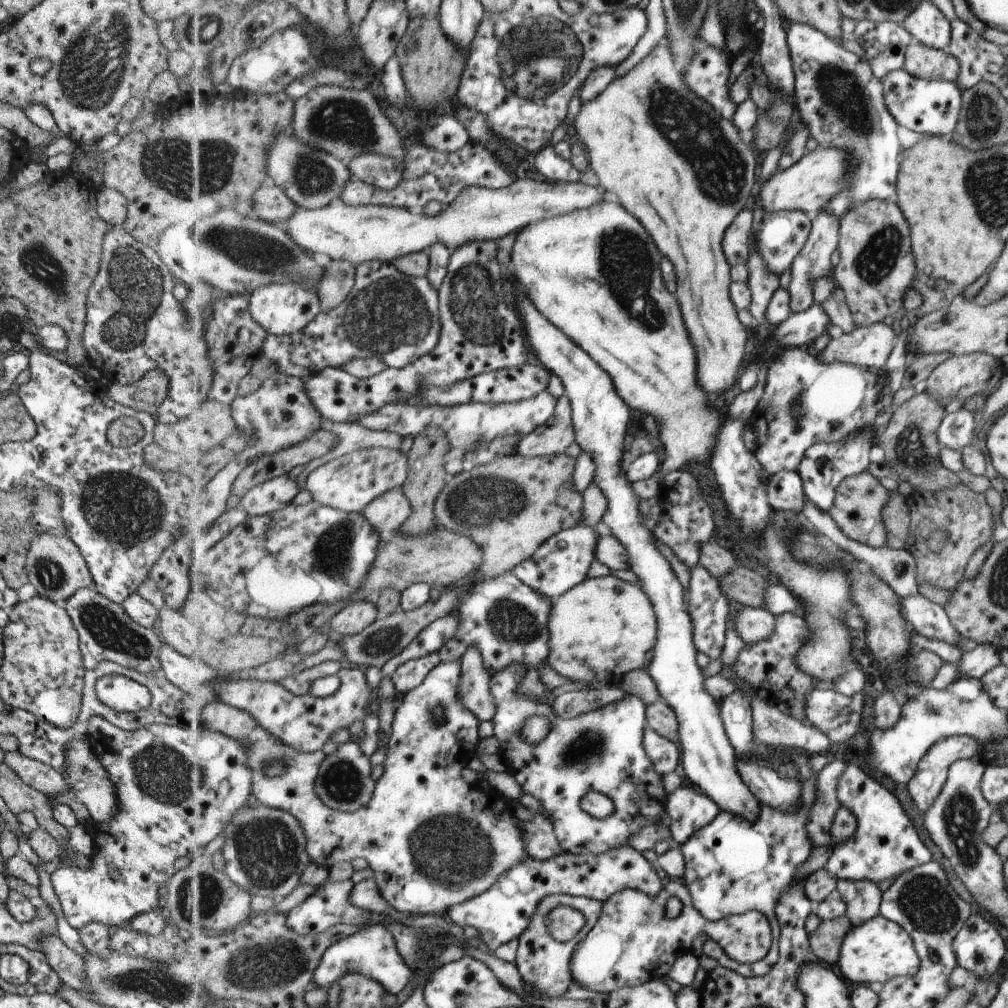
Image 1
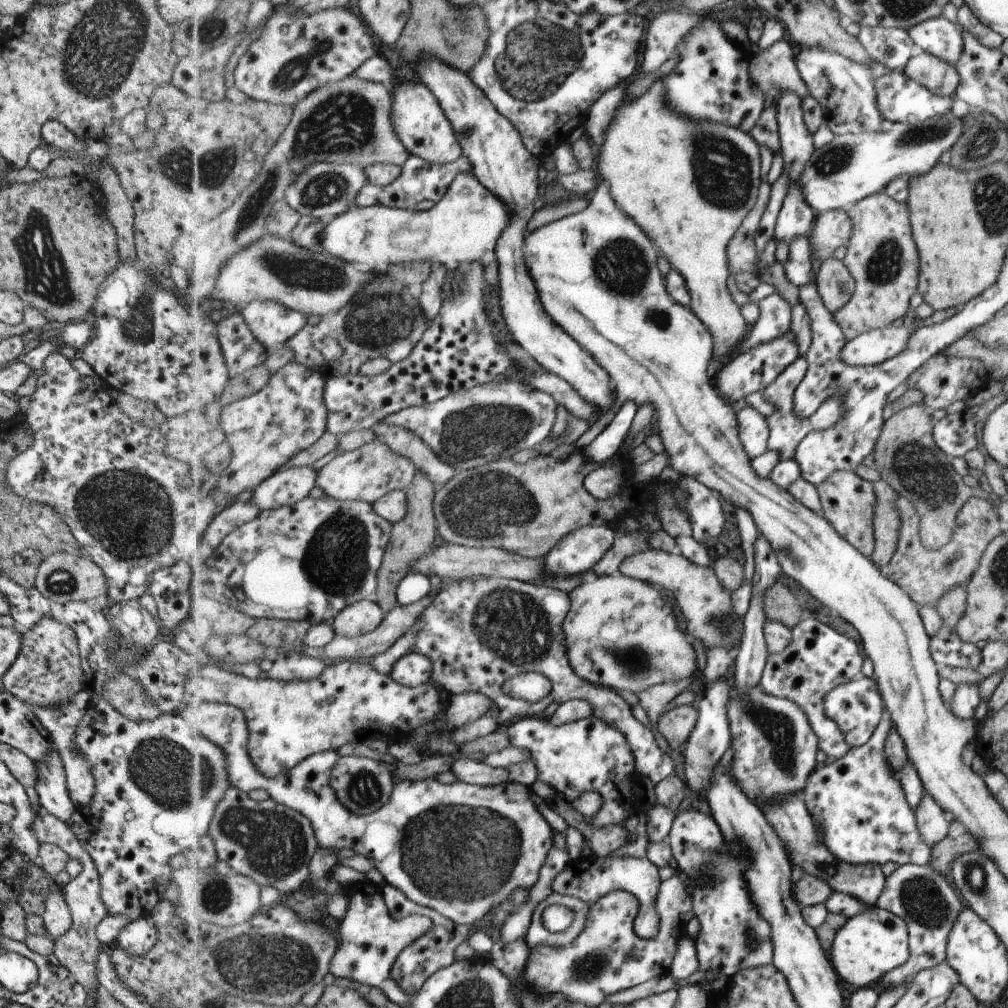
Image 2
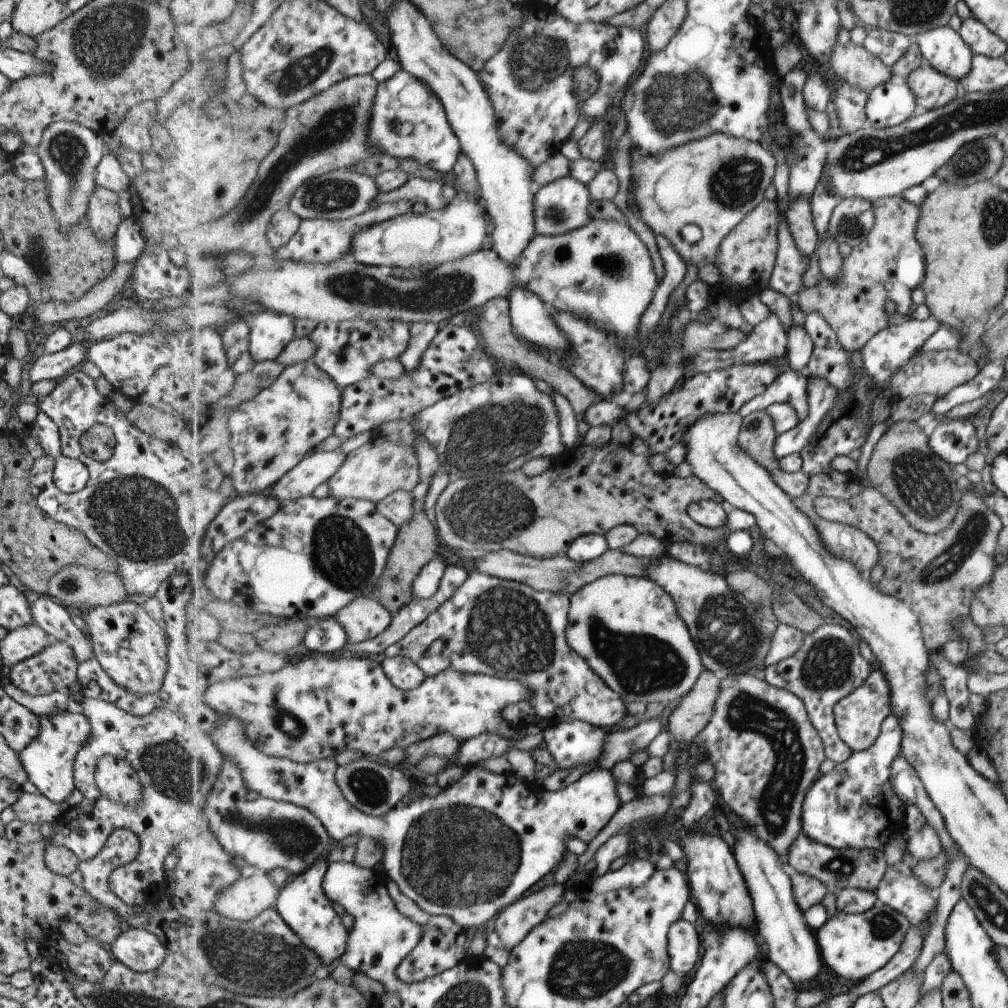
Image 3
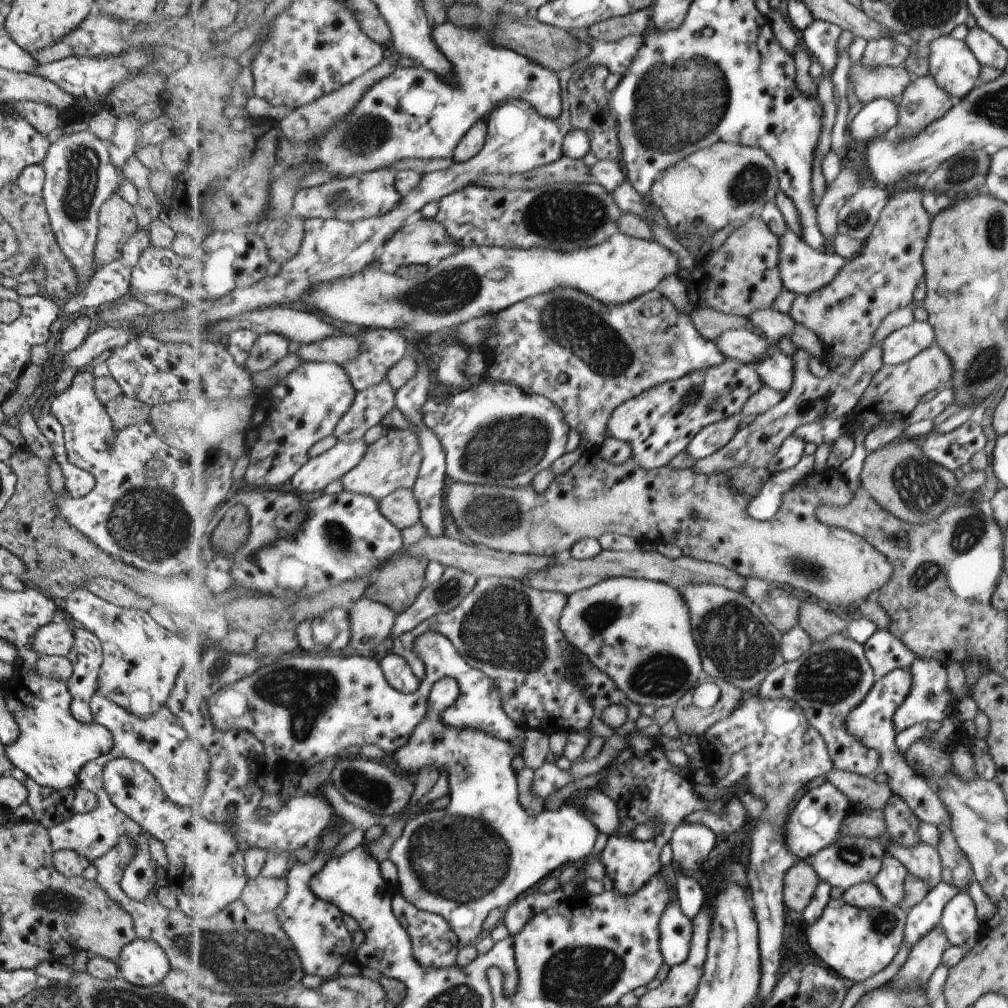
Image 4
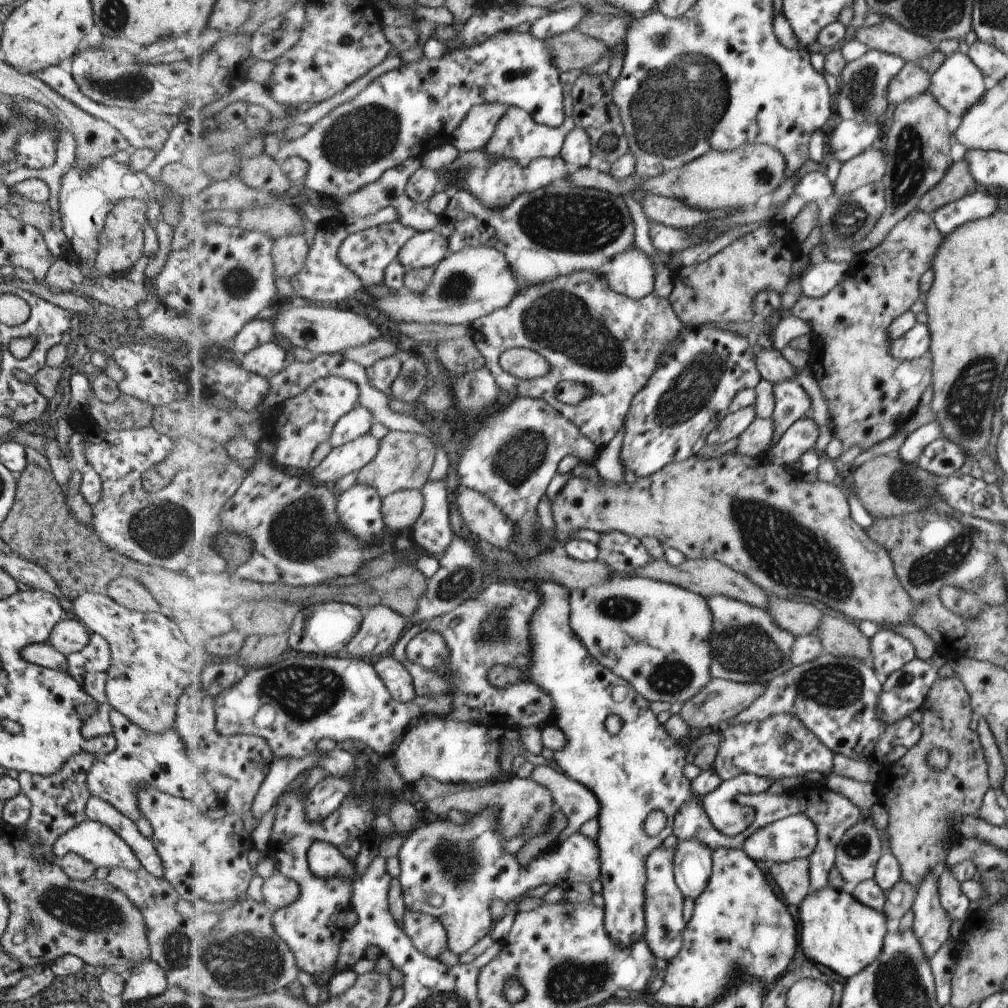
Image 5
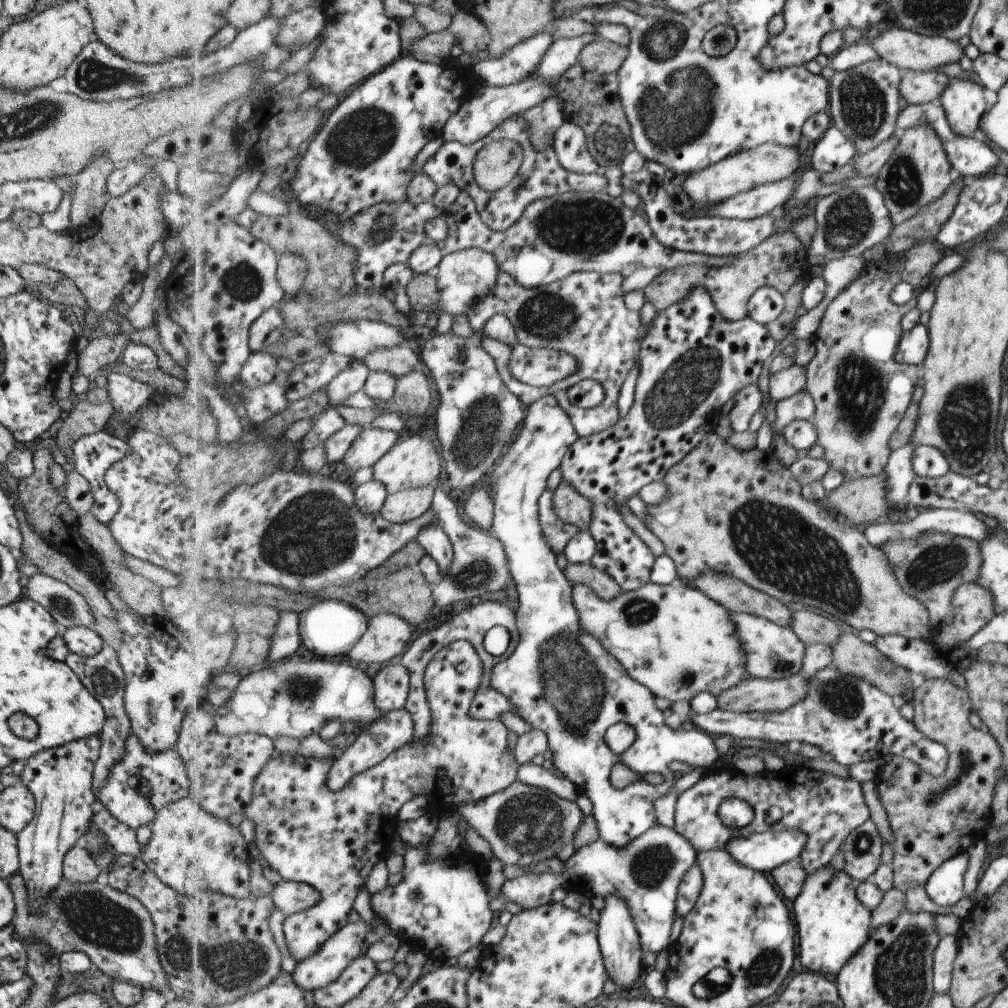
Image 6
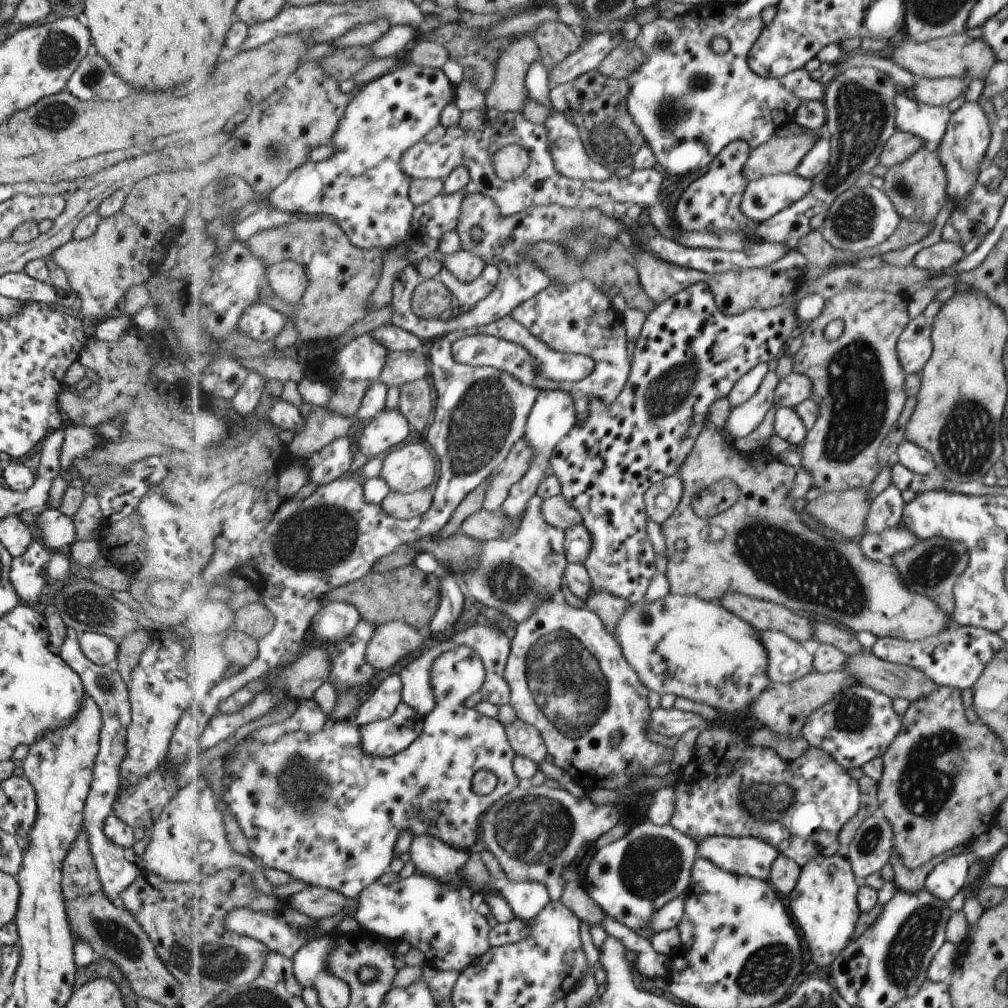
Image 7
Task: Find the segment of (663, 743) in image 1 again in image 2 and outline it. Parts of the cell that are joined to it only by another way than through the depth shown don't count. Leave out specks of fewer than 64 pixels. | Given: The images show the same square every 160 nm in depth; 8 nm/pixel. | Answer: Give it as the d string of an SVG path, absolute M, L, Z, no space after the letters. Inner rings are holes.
M479 577L452 581L445 586L410 632L401 637L391 648L371 660L371 664L383 674L390 674L394 664L405 655L421 653L434 663L432 678L443 689L453 695L468 691L484 693L492 698L496 707L495 720L502 722L525 717L541 717L549 702L563 703L579 699L590 702L593 716L626 735L636 758L639 775L661 782L675 774L675 763L657 742L653 730L640 721L615 689L595 685L581 678L571 666L567 654L564 623L572 607L572 598L565 591L534 585L515 579ZM541 673L551 680L553 688L548 698L530 703L502 695L503 683L514 675Z

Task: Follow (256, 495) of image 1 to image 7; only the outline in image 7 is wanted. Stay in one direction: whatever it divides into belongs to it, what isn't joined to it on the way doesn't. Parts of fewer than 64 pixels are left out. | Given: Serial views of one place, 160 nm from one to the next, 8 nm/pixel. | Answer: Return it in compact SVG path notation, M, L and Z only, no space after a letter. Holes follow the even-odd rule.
M400 408L384 411L362 430L362 435L358 437L358 451L371 459L385 457L410 440L412 431Z

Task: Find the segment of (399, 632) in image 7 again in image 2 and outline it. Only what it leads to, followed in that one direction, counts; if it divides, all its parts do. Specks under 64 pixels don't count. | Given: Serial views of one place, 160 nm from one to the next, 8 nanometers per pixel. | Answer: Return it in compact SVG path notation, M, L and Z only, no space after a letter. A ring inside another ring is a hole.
M359 601L342 610L331 624L342 637L361 637L378 629L385 618L379 603Z

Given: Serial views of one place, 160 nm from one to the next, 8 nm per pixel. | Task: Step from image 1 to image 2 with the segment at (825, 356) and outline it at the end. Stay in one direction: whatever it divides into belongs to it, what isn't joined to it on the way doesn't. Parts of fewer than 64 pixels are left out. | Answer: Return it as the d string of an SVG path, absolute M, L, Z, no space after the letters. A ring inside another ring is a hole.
M933 311L926 319L910 326L891 324L860 334L845 345L842 359L850 365L881 365L906 348L915 328L947 320L955 311Z

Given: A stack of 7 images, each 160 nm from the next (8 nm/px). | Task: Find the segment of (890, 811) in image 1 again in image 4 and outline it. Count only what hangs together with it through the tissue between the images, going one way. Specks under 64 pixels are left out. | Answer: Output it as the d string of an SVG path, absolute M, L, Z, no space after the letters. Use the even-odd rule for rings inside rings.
M915 658L908 669L911 675L911 686L905 700L893 713L892 723L895 732L913 726L917 722L925 722L925 720L929 722L945 720L952 714L953 702L955 702L946 683L946 668L940 662L933 659ZM825 783L816 789L811 789L799 797L793 810L786 820L786 835L784 841L787 848L800 859L809 859L818 852L832 845L839 836L839 828L847 816L849 798L834 784Z

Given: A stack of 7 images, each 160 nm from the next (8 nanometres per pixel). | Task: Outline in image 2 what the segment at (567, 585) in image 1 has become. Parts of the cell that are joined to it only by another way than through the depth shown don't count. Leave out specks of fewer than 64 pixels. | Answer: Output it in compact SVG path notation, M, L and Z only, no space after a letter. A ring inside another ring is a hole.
M587 525L558 542L545 557L548 573L572 577L593 572L613 546L615 530L607 525Z

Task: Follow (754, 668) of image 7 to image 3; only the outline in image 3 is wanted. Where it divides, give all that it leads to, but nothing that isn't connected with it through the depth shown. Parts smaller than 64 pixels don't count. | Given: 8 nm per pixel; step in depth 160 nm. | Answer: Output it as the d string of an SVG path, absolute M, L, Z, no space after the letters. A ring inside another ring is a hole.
M607 575L592 582L590 585L584 586L578 593L570 595L570 601L570 618L566 630L568 642L580 655L583 655L583 658L587 659L587 662L590 662L595 672L598 672L603 677L603 680L621 696L626 704L629 702L643 702L646 705L655 704L655 702L665 704L675 702L675 700L685 697L694 688L699 677L702 676L702 672L705 669L702 653L690 633L690 627L687 626L684 618L679 614L676 600L653 579L649 577Z

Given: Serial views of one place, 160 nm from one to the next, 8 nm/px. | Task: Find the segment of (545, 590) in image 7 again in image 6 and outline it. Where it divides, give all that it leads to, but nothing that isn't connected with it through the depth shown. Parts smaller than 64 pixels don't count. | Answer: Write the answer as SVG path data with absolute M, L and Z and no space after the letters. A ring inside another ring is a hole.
M445 483L436 486L432 508L435 510L447 536L451 539L454 548L454 561L451 568L433 586L436 605L445 608L445 606L451 606L455 602L471 601L471 598L503 597L506 586L511 585L517 590L517 582L510 569L510 558L507 556L503 541L491 532L467 524L461 518L457 504L451 500L449 488L445 486ZM545 490L539 498L539 524L541 532L545 535L547 544L550 544L551 550L559 556L565 554L566 546L574 536L581 531L578 526L563 522L553 506L554 492Z

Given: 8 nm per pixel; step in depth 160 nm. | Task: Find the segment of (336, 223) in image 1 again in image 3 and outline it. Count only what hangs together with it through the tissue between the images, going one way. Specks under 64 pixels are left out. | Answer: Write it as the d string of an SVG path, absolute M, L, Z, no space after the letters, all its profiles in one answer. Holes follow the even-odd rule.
M461 152L452 172L455 186L458 188L458 196L454 198L454 201L446 209L440 211L428 210L424 214L409 212L406 215L399 215L358 232L352 242L352 257L367 265L378 267L385 265L393 269L410 269L422 267L423 265L439 266L449 261L465 258L481 250L485 236L491 234L493 230L493 224L485 207L482 206L477 169L471 158Z

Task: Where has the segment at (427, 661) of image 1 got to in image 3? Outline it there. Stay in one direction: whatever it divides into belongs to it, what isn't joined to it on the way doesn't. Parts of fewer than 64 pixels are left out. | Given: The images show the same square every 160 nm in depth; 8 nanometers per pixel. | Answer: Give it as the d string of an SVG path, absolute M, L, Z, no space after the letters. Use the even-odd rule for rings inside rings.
M386 657L382 662L386 675L395 686L410 691L423 684L426 674L409 657Z

